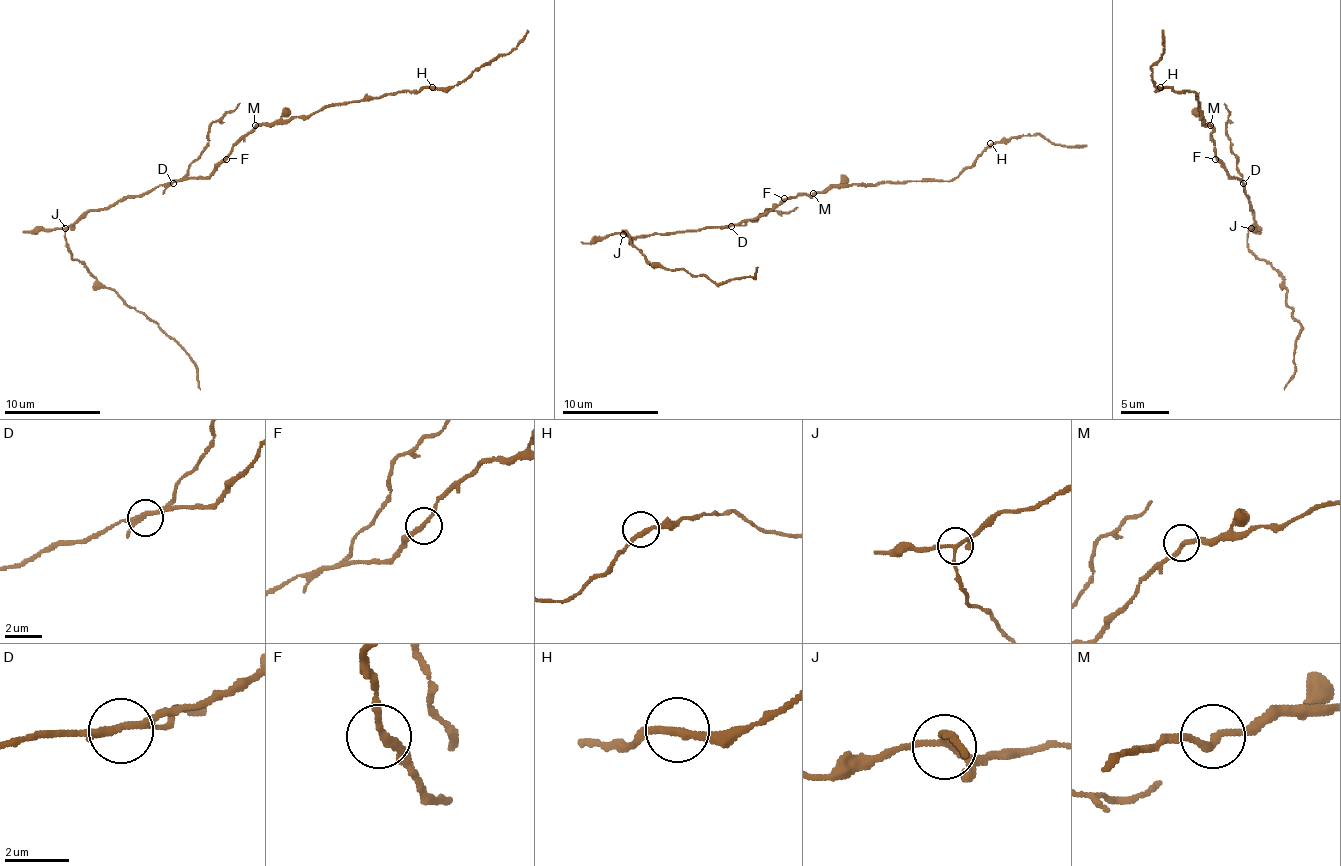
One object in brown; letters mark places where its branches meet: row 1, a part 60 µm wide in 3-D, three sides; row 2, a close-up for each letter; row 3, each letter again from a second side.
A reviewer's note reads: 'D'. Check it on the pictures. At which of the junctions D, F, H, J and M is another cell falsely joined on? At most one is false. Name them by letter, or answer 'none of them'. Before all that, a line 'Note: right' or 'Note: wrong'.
Note: right
D

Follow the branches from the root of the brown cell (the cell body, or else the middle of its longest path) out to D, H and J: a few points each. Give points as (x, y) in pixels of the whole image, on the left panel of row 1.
D: (207, 175), (180, 178), (173, 183)
H: (207, 175), (257, 125), (310, 118), (329, 106), (370, 101), (396, 92), (417, 92), (422, 87), (432, 87)
J: (207, 175), (171, 180), (140, 195), (123, 197), (101, 209), (89, 209), (65, 228)

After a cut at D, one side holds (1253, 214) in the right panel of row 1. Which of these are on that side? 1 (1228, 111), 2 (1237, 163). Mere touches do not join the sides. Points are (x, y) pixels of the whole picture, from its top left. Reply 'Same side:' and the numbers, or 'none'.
Same side: none

